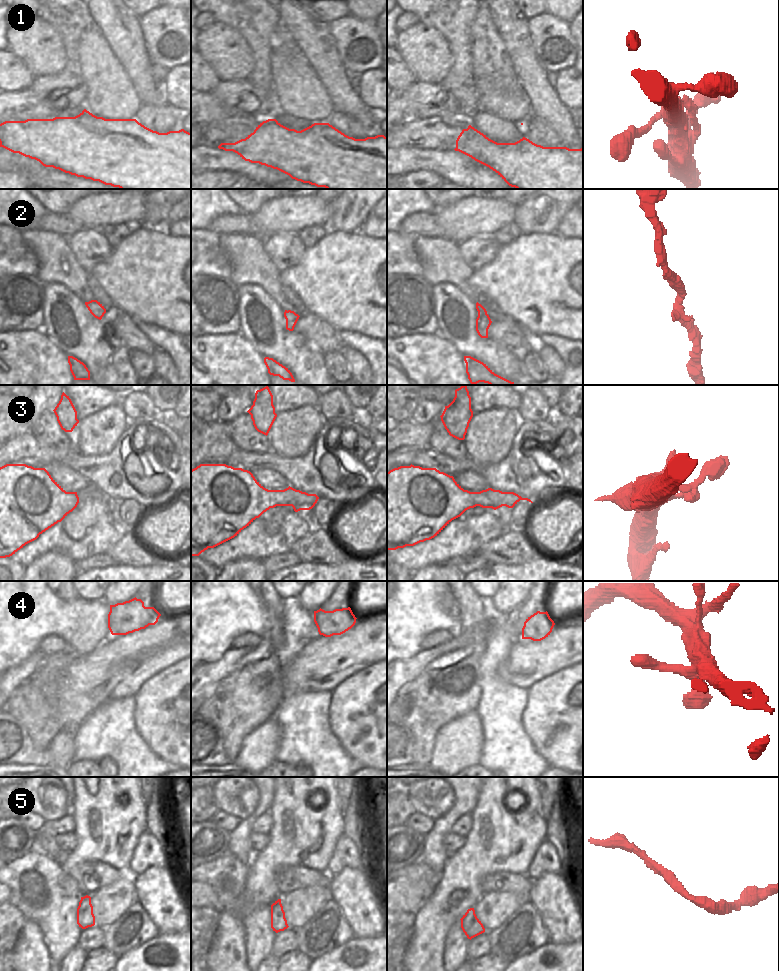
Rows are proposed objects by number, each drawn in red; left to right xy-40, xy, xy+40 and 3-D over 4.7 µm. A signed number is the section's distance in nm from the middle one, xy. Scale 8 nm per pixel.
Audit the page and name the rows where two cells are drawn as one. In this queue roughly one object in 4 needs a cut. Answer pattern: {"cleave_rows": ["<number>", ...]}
{"cleave_rows": []}

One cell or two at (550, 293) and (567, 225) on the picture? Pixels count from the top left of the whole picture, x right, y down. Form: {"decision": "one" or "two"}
{"decision": "two"}

